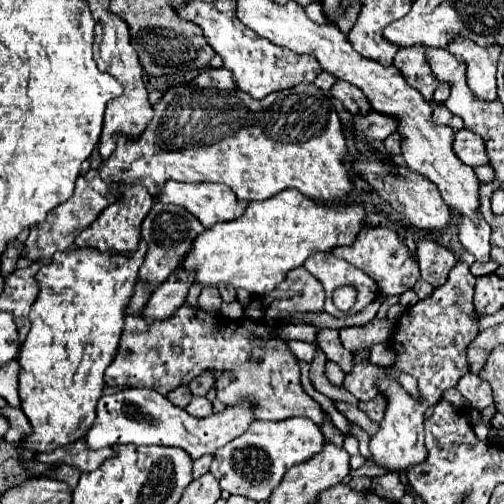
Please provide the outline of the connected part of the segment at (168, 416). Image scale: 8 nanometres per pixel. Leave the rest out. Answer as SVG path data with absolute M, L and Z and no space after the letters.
M126 389L120 393L100 397L96 423L90 427L86 435L86 443L90 449L100 449L106 445L128 445L128 443L180 447L192 459L198 459L206 453L214 455L216 449L240 437L252 421L254 417L248 401L236 407L228 407L218 415L196 419L188 415L184 409L174 407L166 397L154 393L154 389Z

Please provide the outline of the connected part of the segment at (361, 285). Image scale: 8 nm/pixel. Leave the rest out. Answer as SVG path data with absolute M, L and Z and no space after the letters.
M316 253L304 263L304 267L324 285L326 307L332 307L332 309L328 309L332 315L342 315L332 305L332 293L336 287L350 285L356 289L358 295L356 295L356 303L349 310L350 314L360 313L368 303L372 303L378 297L378 287L376 287L374 279L370 279L364 271L350 265L348 261L334 257L332 253Z

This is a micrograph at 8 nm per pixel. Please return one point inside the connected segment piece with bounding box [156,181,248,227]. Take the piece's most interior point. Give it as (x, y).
(211, 203)

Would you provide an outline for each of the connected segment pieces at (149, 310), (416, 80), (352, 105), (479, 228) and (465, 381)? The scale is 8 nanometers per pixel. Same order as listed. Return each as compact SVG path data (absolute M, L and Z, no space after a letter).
M176 269L162 285L158 285L144 309L146 319L150 321L164 321L168 319L184 301L188 295L192 281L190 281L190 273L186 273L184 269Z
M414 45L414 47L406 47L406 49L400 49L396 55L394 55L394 67L400 69L400 73L404 75L404 79L414 87L418 89L426 101L432 103L432 93L436 91L436 87L440 85L438 79L434 79L428 63L426 63L426 57L424 57L424 49L422 45Z
M336 81L334 87L330 89L330 93L332 93L332 97L340 99L342 105L346 107L346 111L352 115L366 115L372 111L370 103L366 101L366 95L362 95L360 89L356 89L354 85L350 85L346 81Z
M478 211L478 225L470 221L470 217L460 217L458 223L458 239L466 251L470 251L476 261L486 263L490 259L490 225Z
M466 373L464 377L460 377L456 389L464 395L466 401L470 401L470 405L478 411L482 411L484 407L492 405L492 391L490 385L486 381L482 381L478 375L474 373Z

